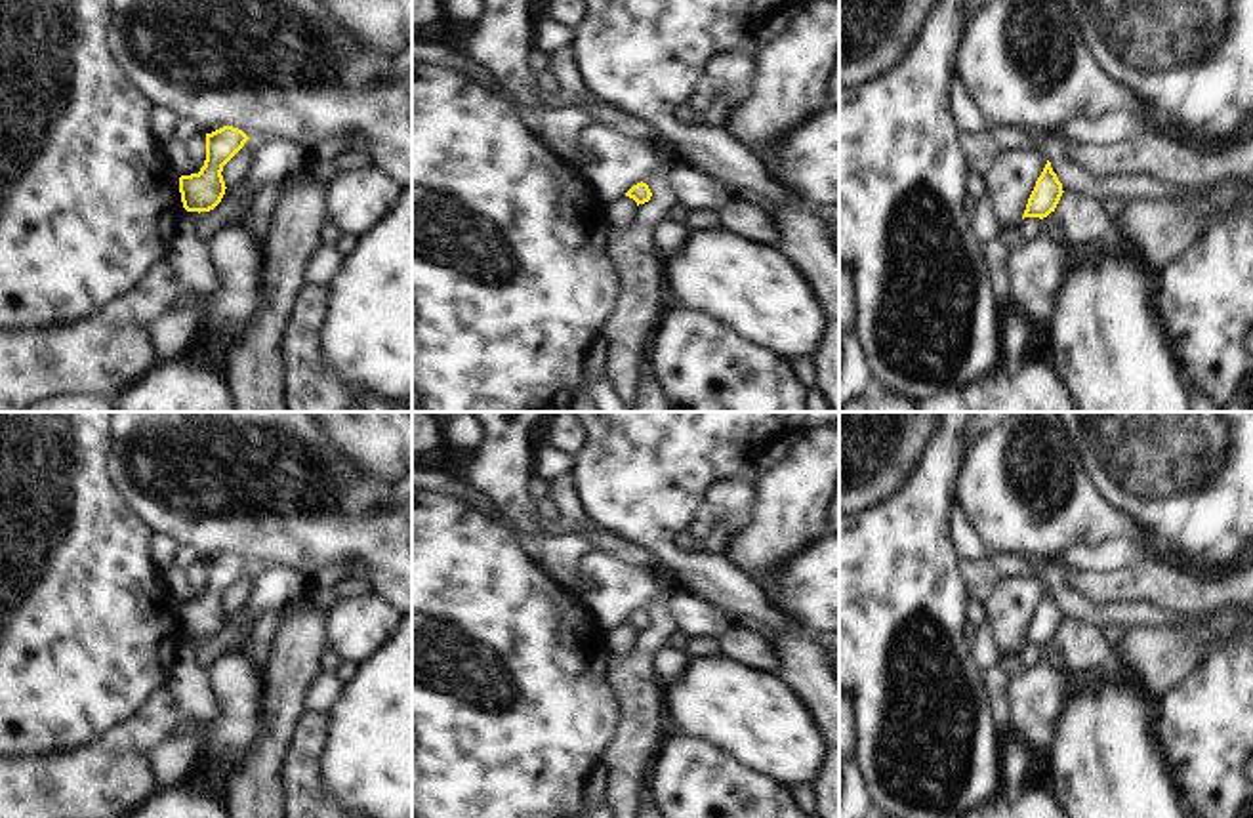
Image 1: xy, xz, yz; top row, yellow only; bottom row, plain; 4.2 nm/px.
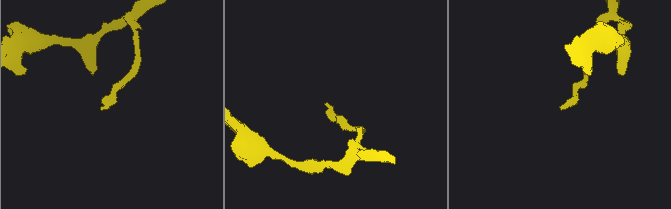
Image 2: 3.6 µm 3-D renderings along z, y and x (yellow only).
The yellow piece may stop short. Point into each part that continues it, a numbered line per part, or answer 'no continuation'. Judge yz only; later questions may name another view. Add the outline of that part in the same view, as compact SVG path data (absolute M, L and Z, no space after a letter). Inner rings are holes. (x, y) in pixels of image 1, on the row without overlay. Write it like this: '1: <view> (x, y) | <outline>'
no continuation

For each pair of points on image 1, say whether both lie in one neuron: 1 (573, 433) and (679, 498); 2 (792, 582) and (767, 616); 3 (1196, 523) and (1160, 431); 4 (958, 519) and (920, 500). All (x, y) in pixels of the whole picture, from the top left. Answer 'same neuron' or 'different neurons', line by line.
1: different neurons
2: different neurons
3: same neuron
4: different neurons

